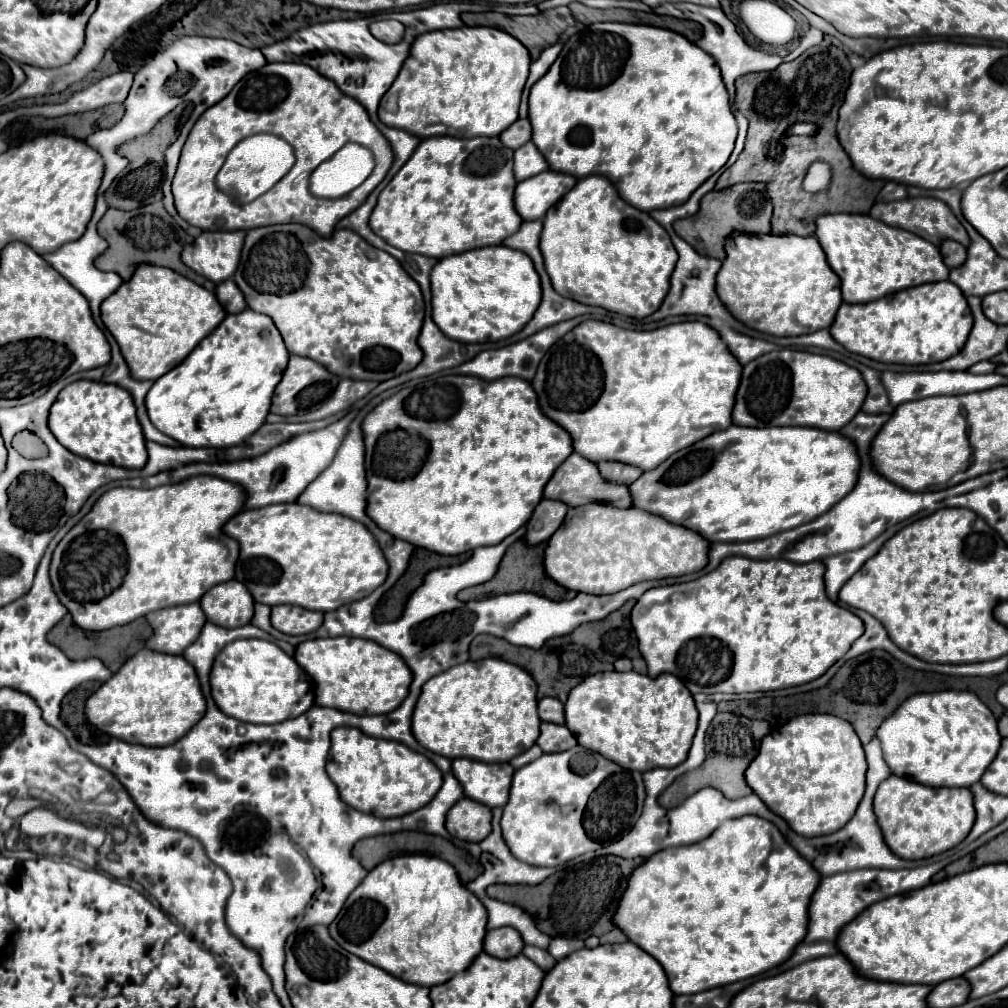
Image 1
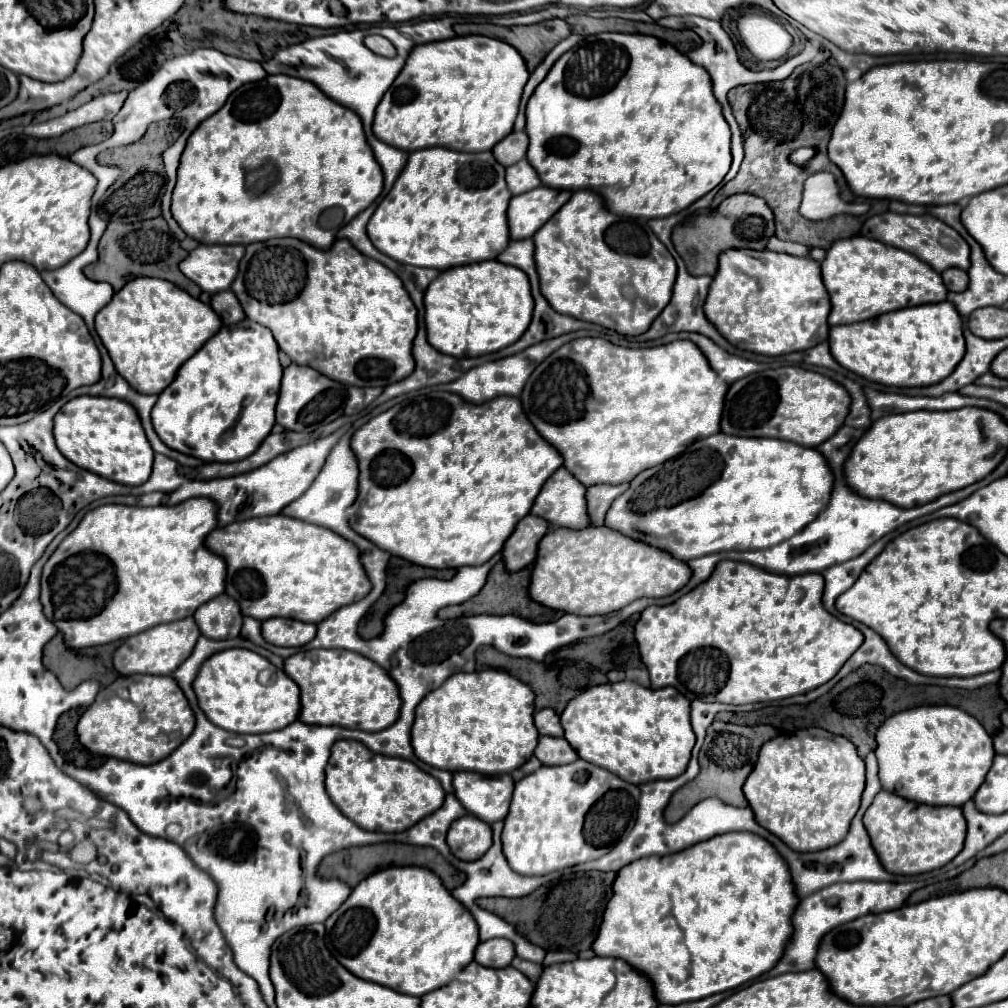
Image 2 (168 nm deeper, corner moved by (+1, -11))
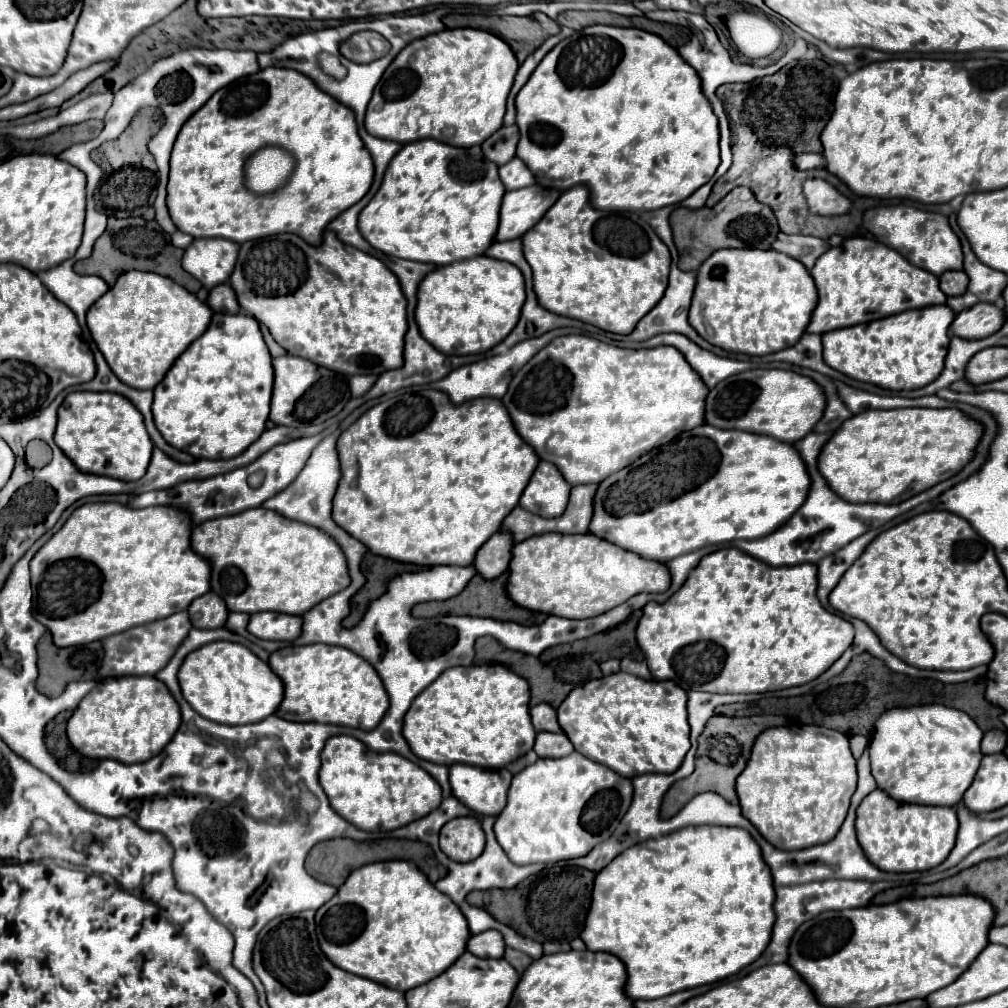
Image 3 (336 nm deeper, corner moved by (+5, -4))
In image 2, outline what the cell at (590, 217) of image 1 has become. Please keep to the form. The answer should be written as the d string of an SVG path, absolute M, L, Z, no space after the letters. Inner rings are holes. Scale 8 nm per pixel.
M574 192L562 210L534 234L534 244L540 290L560 314L638 336L650 328L672 298L676 280L672 254L648 228L646 220L618 220L602 204L598 192Z

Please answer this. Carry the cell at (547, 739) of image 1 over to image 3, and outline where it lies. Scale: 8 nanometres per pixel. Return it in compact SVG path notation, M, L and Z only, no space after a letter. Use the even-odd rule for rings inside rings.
M538 733L534 751L538 757L566 757L574 747L564 733Z

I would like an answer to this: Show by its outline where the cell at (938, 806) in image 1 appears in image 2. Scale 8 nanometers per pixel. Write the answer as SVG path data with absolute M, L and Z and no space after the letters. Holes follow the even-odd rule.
M882 790L864 814L864 826L882 866L892 874L922 874L942 868L964 848L966 820L962 808L934 808L914 804L898 794Z

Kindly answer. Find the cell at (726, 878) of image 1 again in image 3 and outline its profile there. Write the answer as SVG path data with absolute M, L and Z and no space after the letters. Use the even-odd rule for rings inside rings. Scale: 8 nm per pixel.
M690 825L690 827L678 829L678 833L654 837L650 841L642 841L642 843L622 851L614 861L610 861L610 865L606 865L602 871L596 873L594 889L592 889L592 903L590 903L580 937L590 951L610 951L624 963L626 975L628 975L626 995L632 1001L658 999L658 997L666 997L670 993L684 991L690 987L722 981L722 979L738 973L742 967L750 965L752 961L756 961L770 941L770 933L772 933L772 925L774 925L772 905L774 905L774 885L770 879L770 869L766 869L766 863L760 855L760 847L750 837L750 833L746 833L744 829L738 829L738 827L716 827L716 825L696 825L694 827L694 825Z

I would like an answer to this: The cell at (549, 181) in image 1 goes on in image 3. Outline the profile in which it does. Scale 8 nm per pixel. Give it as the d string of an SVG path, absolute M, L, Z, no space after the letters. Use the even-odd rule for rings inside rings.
M540 185L508 191L502 199L500 225L494 239L510 241L522 237L544 217L544 213L556 203L558 195L558 189L546 189Z

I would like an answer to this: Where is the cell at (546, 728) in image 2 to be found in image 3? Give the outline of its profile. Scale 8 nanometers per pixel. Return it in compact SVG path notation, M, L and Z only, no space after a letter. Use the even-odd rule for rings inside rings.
M536 705L530 708L531 721L536 731L552 731L552 733L560 733L560 725L556 721L556 711L550 705Z

